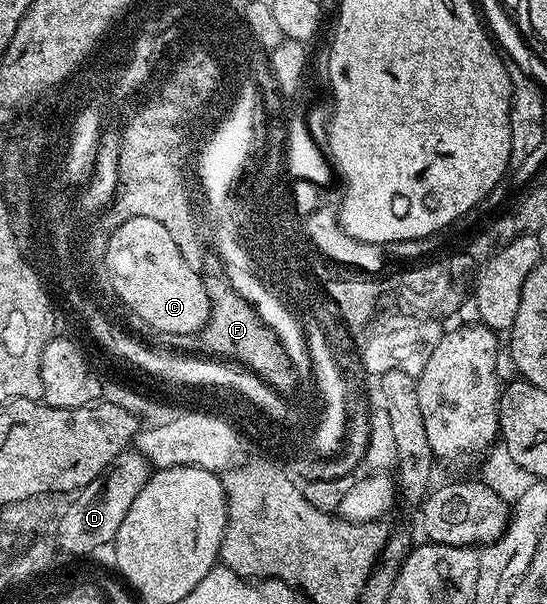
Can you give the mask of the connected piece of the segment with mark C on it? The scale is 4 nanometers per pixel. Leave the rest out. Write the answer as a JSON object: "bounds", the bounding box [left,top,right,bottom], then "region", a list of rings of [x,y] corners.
{"bounds":[105,217,211,335],"region":[[[127,217],[119,229],[105,238],[106,271],[116,295],[134,305],[145,321],[155,321],[158,329],[179,329],[183,335],[197,334],[209,319],[211,294],[206,293],[199,270],[180,255],[172,235],[156,219]]]}

